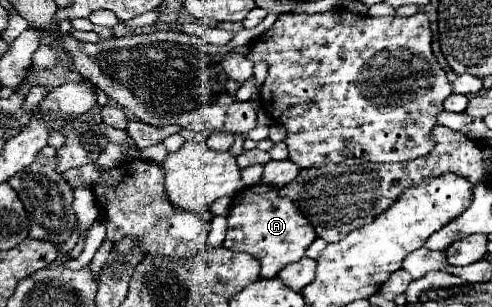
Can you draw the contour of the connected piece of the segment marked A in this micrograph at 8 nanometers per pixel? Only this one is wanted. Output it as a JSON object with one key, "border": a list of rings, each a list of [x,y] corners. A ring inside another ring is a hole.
{"border":[[[257,182],[253,186],[247,186],[245,192],[241,192],[240,202],[233,202],[229,210],[227,238],[223,242],[225,248],[247,252],[253,258],[261,262],[261,276],[263,278],[275,278],[287,264],[299,262],[305,256],[305,250],[313,244],[317,238],[315,228],[307,218],[299,212],[299,208],[289,200],[279,196],[279,188],[271,184]],[[247,212],[251,212],[249,224],[243,225]]]}

